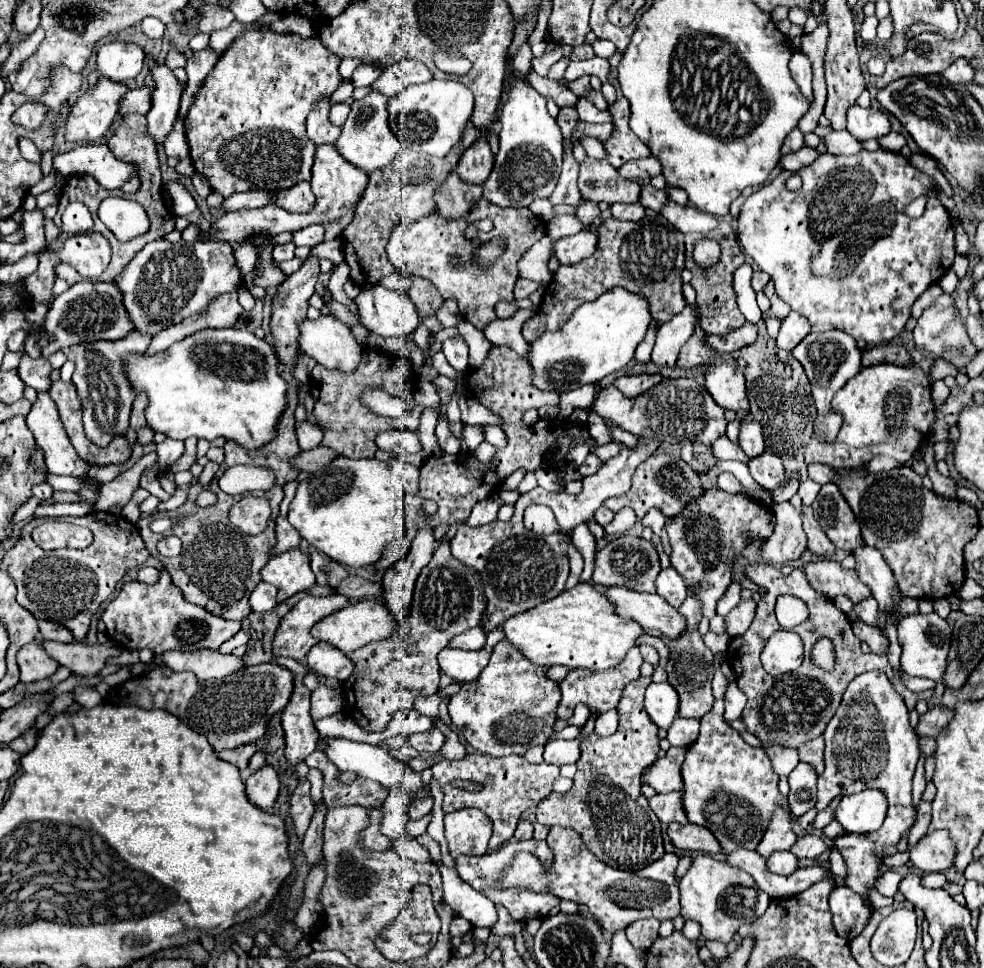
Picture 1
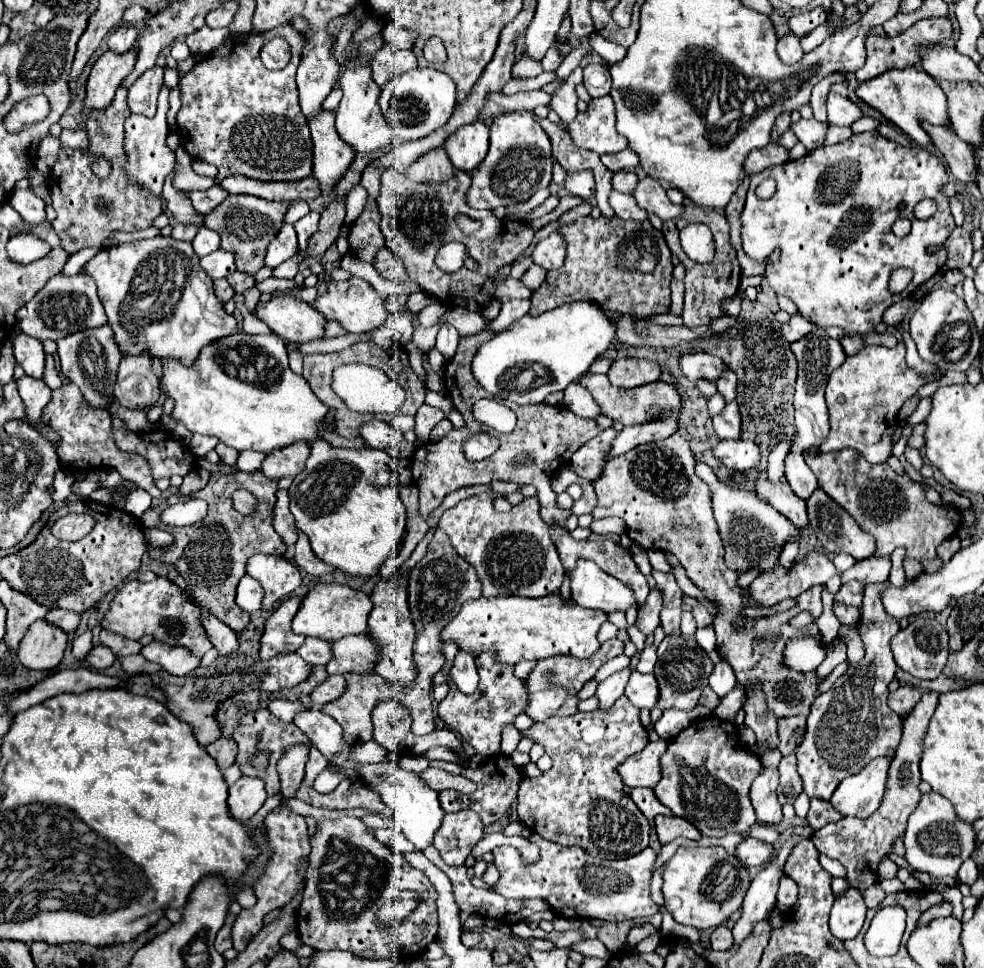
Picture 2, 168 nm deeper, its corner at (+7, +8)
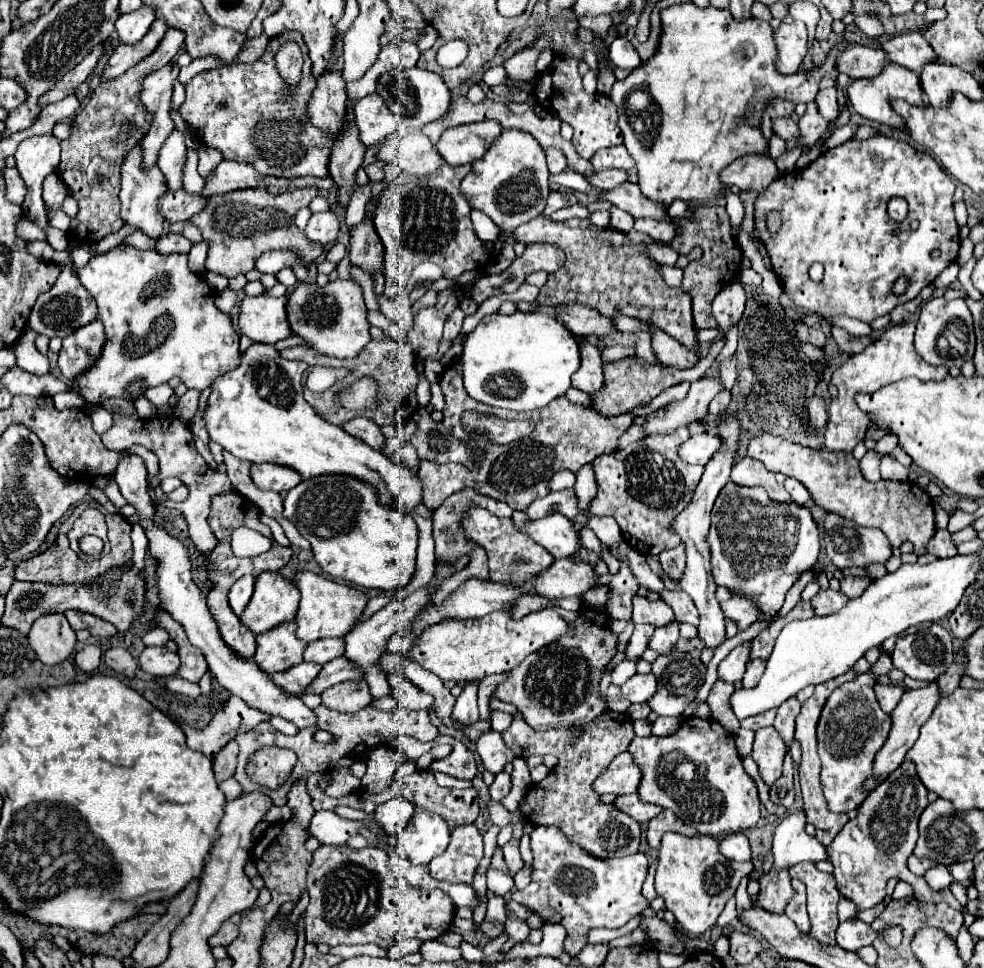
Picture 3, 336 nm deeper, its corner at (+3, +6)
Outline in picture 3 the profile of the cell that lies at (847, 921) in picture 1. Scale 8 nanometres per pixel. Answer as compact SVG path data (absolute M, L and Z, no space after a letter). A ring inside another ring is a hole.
M859 918L841 922L837 928L837 946L847 952L857 952L863 946L869 946L875 940L875 932L869 924L861 922Z

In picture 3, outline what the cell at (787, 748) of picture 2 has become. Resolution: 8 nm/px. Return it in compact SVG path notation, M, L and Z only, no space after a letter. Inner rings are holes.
M789 698L789 702L785 702L781 708L777 708L777 716L775 716L775 728L781 732L785 744L789 746L793 740L793 732L795 732L795 718L801 710L801 704L795 698Z

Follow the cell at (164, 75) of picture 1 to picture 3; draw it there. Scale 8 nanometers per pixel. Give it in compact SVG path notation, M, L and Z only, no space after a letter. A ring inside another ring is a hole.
M137 144L129 152L127 160L121 166L121 192L119 192L121 218L123 218L125 226L133 226L135 230L143 232L145 236L157 240L161 236L161 230L163 230L163 218L157 210L157 200L167 192L167 182L159 170L159 166L143 170L141 160L143 160L143 148L141 148L141 144Z

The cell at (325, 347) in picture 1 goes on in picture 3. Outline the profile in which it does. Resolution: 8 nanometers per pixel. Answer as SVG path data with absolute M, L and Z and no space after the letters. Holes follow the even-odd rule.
M269 294L245 296L239 304L239 332L253 342L275 344L291 336L287 314L285 314L287 298L273 298Z

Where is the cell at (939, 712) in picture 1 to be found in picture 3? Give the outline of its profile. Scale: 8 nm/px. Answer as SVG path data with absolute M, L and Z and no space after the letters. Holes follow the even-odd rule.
M877 684L875 686L875 694L877 694L877 700L881 704L881 710L885 710L887 714L891 714L893 708L899 704L903 692L905 692L905 688L895 686L895 684Z

